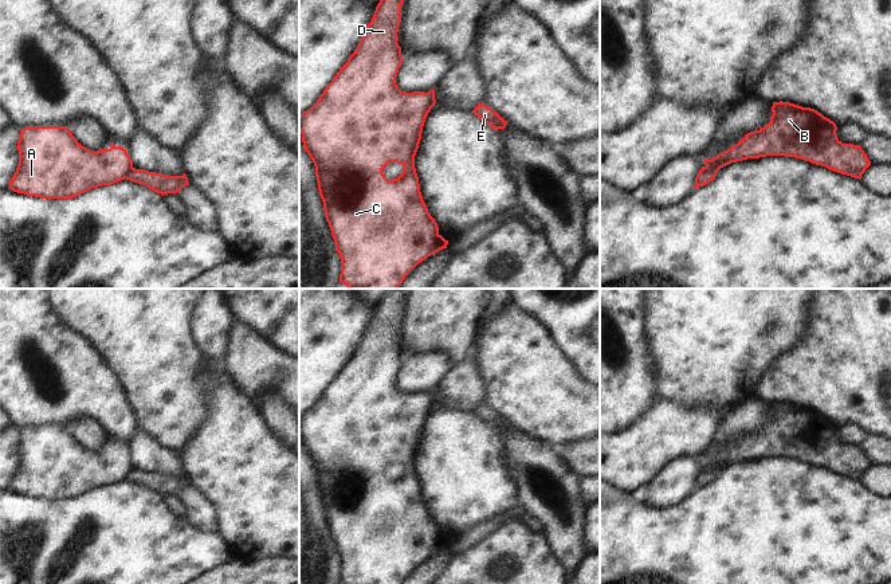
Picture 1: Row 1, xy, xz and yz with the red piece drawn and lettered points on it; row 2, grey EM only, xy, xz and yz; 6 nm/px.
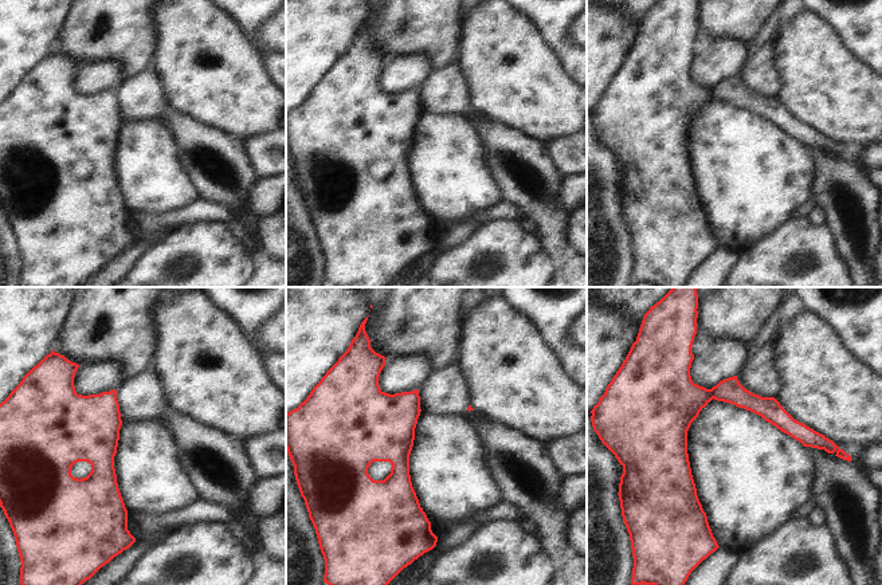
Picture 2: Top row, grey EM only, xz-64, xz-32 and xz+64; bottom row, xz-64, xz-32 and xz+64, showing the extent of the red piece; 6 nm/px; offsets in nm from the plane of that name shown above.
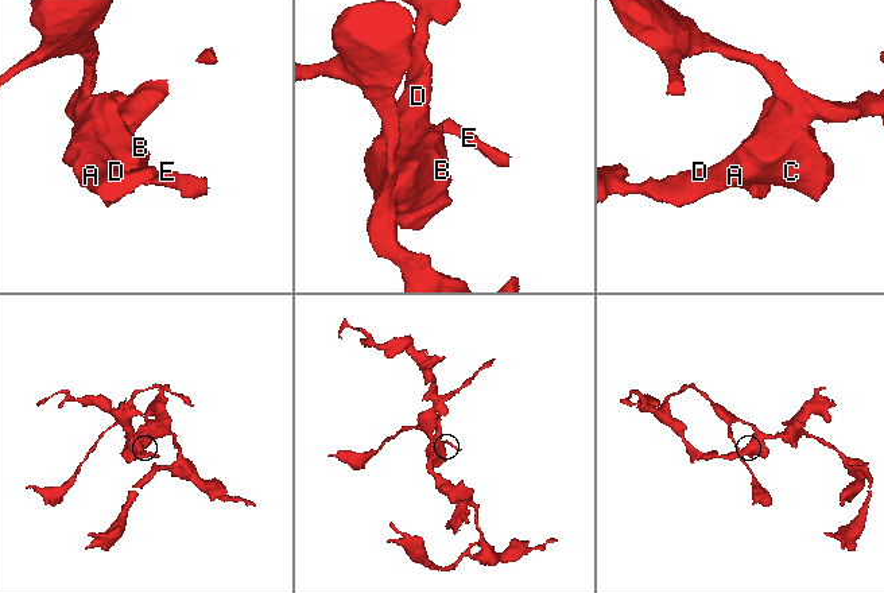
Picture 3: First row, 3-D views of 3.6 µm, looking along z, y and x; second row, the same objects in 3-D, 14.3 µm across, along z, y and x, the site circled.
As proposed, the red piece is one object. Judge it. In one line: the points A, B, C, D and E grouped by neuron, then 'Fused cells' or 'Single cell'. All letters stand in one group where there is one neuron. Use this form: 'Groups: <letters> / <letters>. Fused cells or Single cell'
Groups: A B C D / E. Fused cells.

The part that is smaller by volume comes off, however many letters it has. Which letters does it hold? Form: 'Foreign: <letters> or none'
Foreign: E

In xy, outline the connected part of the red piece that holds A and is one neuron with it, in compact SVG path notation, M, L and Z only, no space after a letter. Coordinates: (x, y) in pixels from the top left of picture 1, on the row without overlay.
M30 427L19 430L19 465L9 490L40 499L72 499L91 489L125 481L133 469L126 450L111 443L110 450L90 451L82 447L68 427Z

